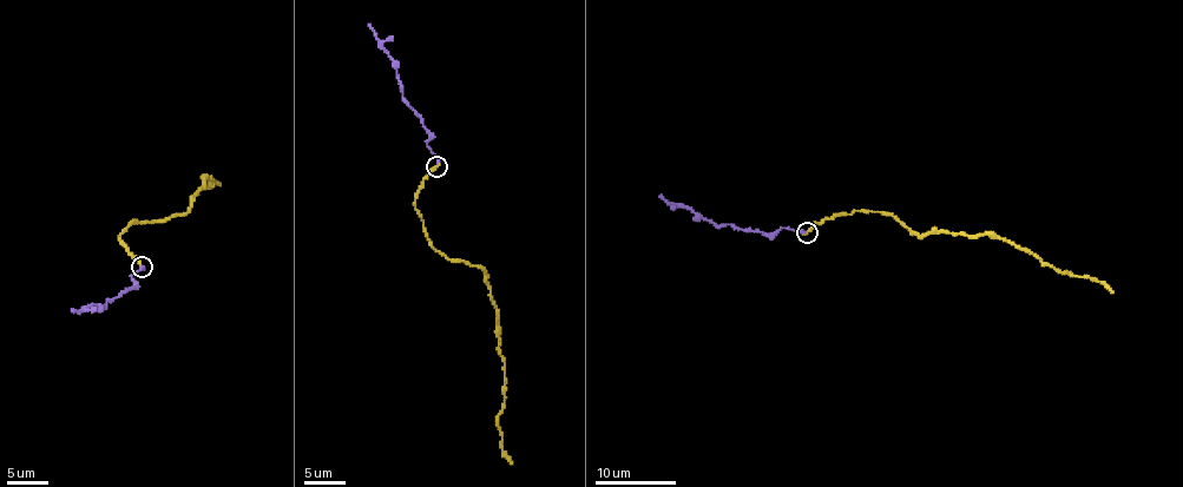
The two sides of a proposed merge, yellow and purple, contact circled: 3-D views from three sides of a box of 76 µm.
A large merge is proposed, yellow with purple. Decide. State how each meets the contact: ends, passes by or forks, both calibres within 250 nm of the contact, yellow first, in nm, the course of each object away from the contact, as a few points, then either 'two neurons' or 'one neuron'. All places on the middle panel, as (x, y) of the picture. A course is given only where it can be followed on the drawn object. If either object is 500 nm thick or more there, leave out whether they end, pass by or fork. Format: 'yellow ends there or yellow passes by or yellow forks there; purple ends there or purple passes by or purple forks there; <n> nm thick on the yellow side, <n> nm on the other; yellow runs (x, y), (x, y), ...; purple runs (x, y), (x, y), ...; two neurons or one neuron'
yellow ends there; purple ends there; 180 nm thick on the yellow side, 190 nm on the other; yellow runs (436, 166), (424, 179), (415, 209), (438, 250), (482, 268), (488, 283), (504, 370), (498, 423), (512, 464); purple runs (436, 166), (438, 156), (427, 145), (429, 132), (402, 96), (393, 59), (368, 24); one neuron

